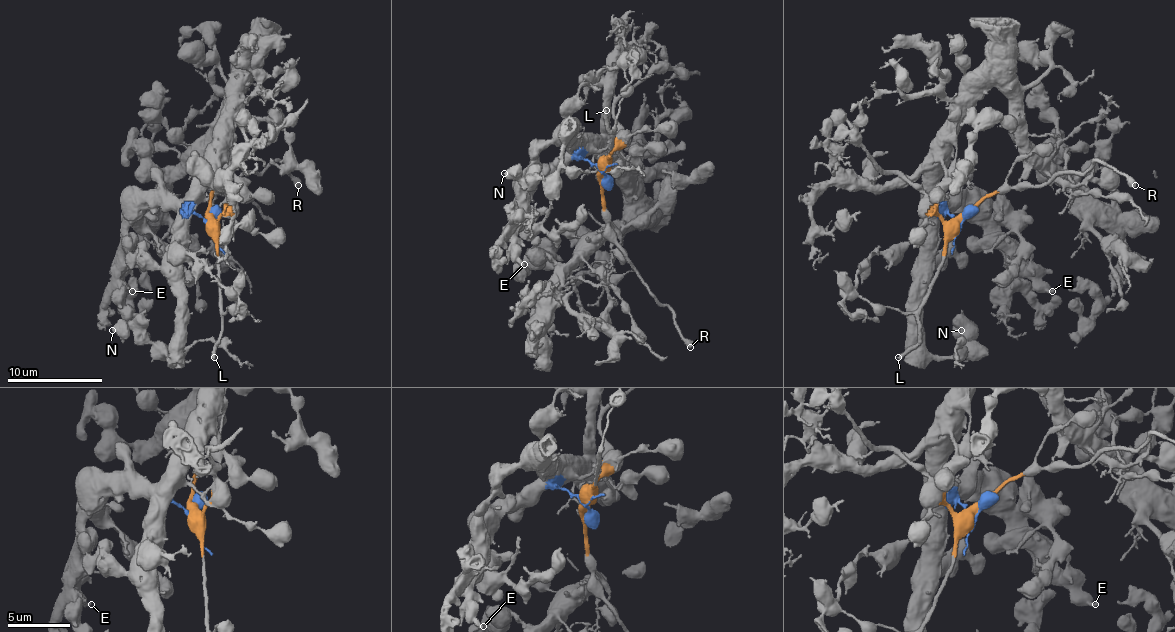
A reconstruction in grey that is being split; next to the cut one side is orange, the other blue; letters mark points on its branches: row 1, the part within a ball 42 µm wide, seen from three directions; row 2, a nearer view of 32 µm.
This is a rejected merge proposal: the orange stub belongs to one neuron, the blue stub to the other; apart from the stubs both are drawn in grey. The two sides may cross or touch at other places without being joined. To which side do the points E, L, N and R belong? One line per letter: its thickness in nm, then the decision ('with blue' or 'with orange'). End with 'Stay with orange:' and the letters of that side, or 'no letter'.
E: calibre 280 nm; with blue
L: calibre 260 nm; with orange
N: calibre 600 nm; with blue
R: calibre 500 nm; with orange
Stay with orange: L, R

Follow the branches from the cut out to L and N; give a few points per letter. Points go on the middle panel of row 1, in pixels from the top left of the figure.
L: (603, 176), (613, 131), (608, 129), (606, 109)
N: (603, 176), (594, 164), (572, 150), (572, 133), (563, 145), (560, 167), (544, 179), (508, 179), (503, 174)

